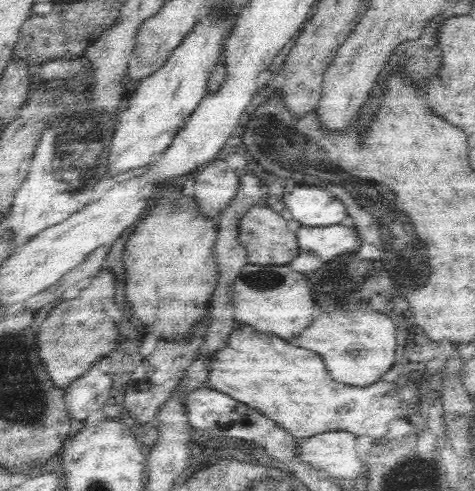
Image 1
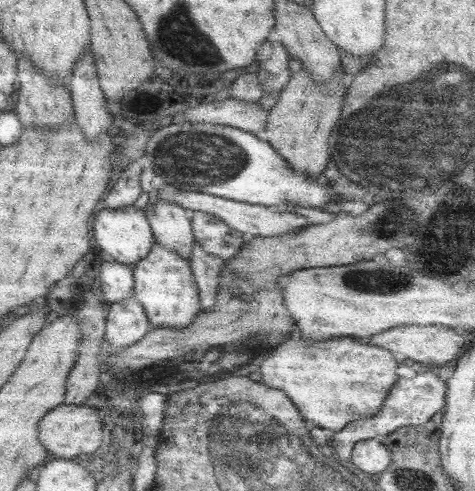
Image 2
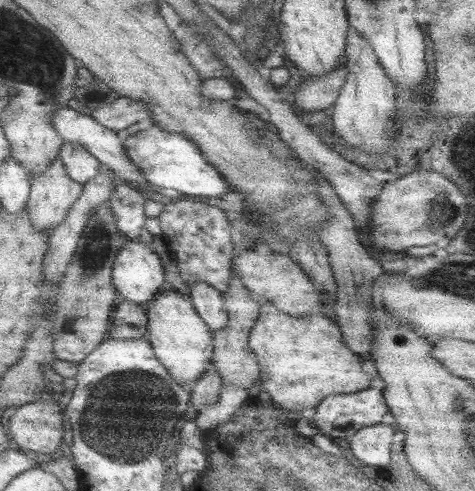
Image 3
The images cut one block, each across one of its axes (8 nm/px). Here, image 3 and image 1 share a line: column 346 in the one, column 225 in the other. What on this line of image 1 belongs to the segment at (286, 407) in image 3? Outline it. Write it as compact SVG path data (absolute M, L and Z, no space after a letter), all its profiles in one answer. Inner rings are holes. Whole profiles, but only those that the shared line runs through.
M244 326L234 328L226 348L216 352L216 358L210 356L210 364L208 388L260 410L260 414L282 426L296 440L316 438L316 434L326 432L350 432L356 438L370 436L374 442L384 442L394 418L410 418L418 414L420 408L416 384L398 384L384 378L364 388L338 384L332 380L318 354L298 348L274 334L248 334Z

